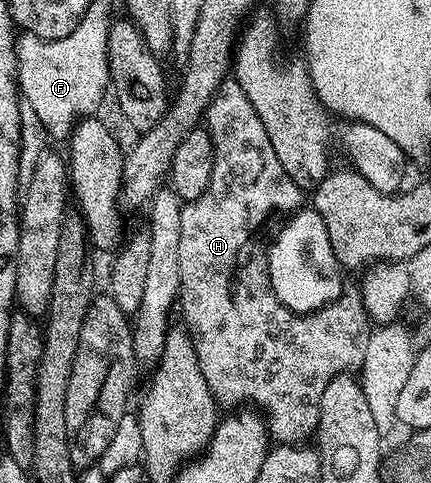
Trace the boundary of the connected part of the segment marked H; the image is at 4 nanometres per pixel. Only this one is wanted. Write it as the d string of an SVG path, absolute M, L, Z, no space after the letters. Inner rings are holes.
M233 78L224 80L223 85L213 94L213 98L209 102L205 113L205 127L207 132L213 138L215 143L215 157L213 158L213 178L209 178L209 190L205 190L205 194L201 194L201 198L196 200L186 201L181 210L181 286L179 287L179 299L177 301L178 307L183 307L183 320L182 323L185 325L185 330L190 334L191 341L193 342L193 350L197 354L197 362L201 366L201 374L205 374L205 382L209 382L209 390L213 394L216 405L223 410L235 410L240 406L254 406L262 415L265 417L267 422L267 430L272 441L278 442L279 444L303 444L304 442L316 435L319 426L319 407L321 406L321 394L325 394L325 386L329 386L329 382L333 382L333 378L344 374L355 374L360 371L365 362L365 349L369 347L369 338L373 331L373 321L368 316L365 306L363 305L363 297L359 295L358 291L355 290L344 290L335 301L331 304L325 305L323 308L317 309L315 312L292 312L285 305L283 305L278 298L275 296L274 291L271 289L270 274L267 272L267 253L265 251L265 240L263 242L263 232L259 227L266 222L271 216L271 211L276 208L279 212L285 212L284 214L290 213L292 210L298 210L304 207L305 196L304 189L297 186L297 182L293 182L293 178L289 178L289 174L285 174L285 166L281 166L281 161L277 158L277 153L273 151L273 142L269 142L269 134L265 134L265 126L261 126L261 118L257 118L257 110L253 110L253 102L249 102L249 98L245 98L245 90L241 90L241 86Z

